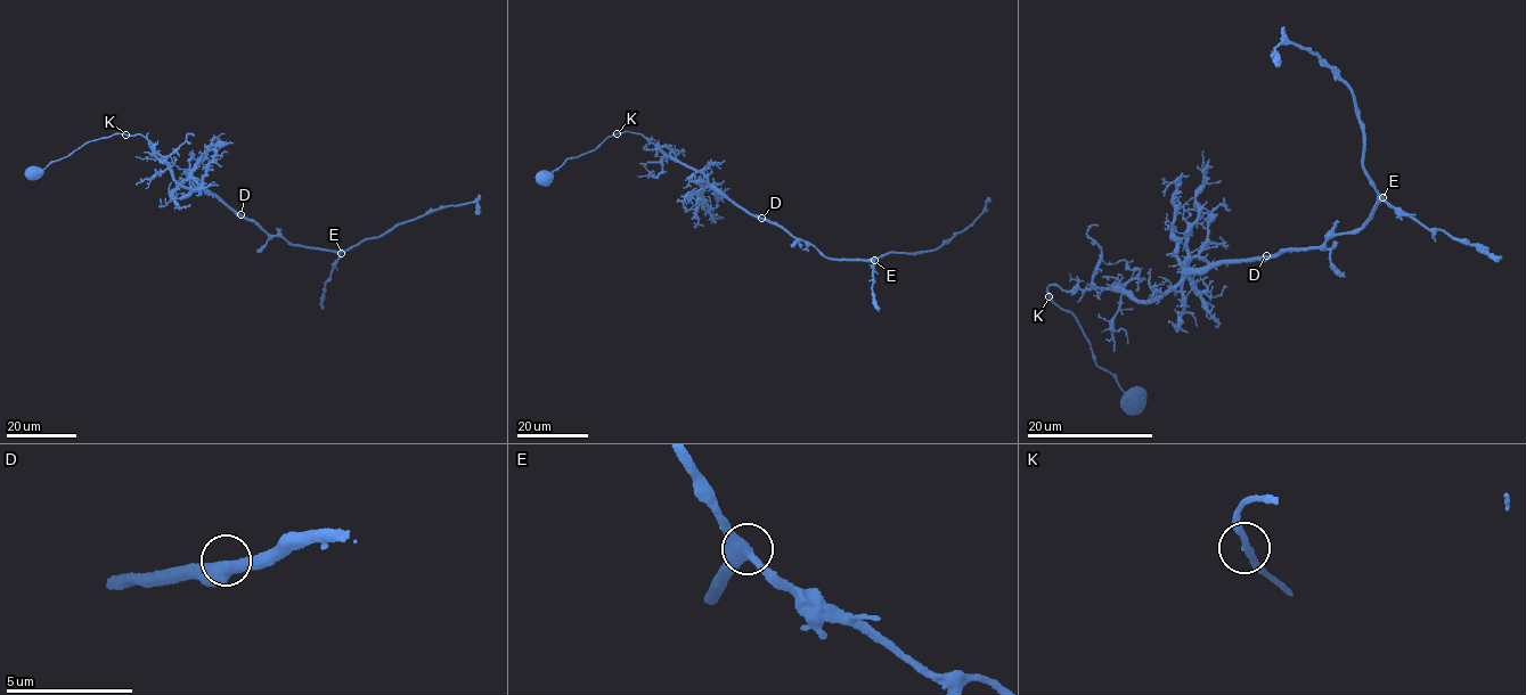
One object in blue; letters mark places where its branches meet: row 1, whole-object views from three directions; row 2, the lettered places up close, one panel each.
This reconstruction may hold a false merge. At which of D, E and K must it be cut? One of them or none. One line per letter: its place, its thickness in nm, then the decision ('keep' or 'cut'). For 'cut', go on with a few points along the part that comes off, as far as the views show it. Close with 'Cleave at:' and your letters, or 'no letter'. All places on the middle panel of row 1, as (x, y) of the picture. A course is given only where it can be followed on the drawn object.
D: place (761, 218); calibre 460 nm; keep
E: place (874, 260); calibre 440 nm; keep
K: place (617, 133); calibre 190 nm; keep
Cleave at: no letter

